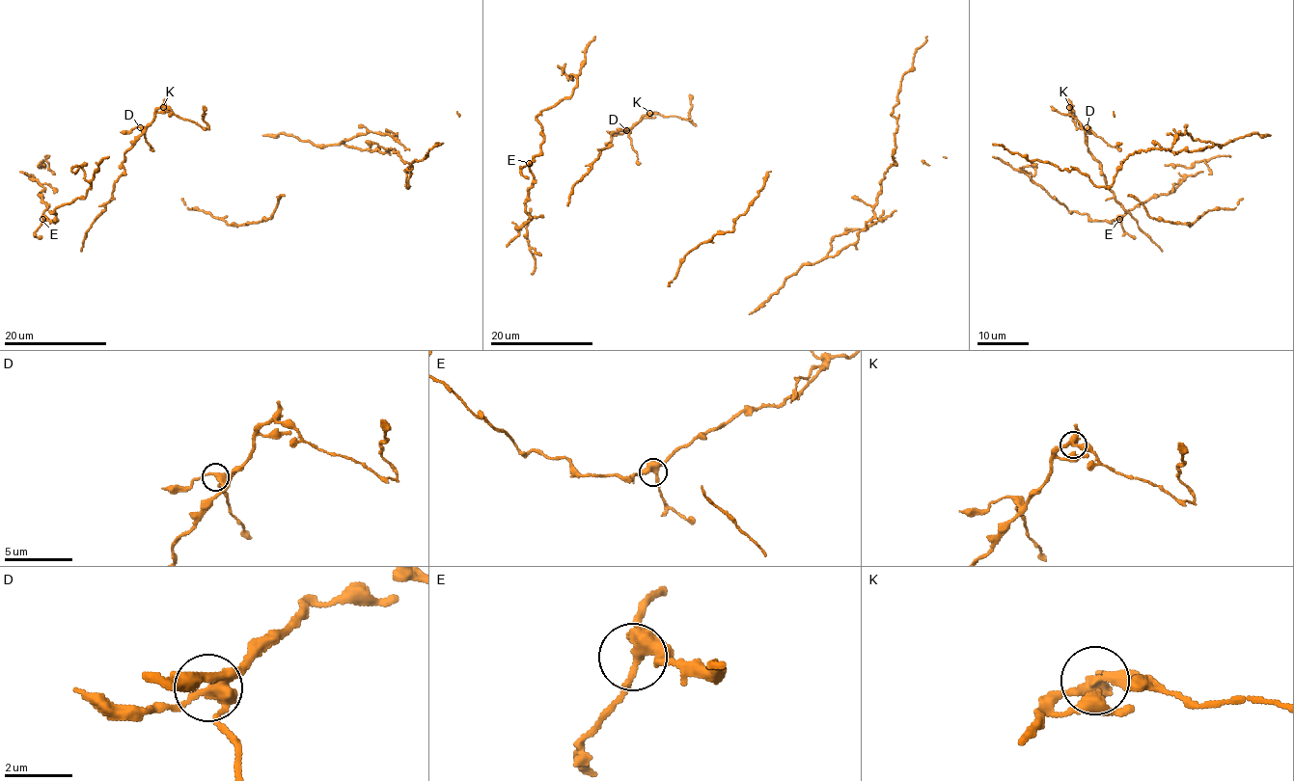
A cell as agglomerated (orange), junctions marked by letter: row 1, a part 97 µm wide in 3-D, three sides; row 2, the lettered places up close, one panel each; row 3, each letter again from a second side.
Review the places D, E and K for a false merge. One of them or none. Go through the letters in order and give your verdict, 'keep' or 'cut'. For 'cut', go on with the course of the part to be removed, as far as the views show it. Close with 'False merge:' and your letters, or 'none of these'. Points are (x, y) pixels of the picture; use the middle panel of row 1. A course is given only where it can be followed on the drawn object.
D: keep
E: keep
K: cut; foreign part runs (649, 113), (678, 117), (695, 124), (690, 121), (688, 94)
False merge: K

